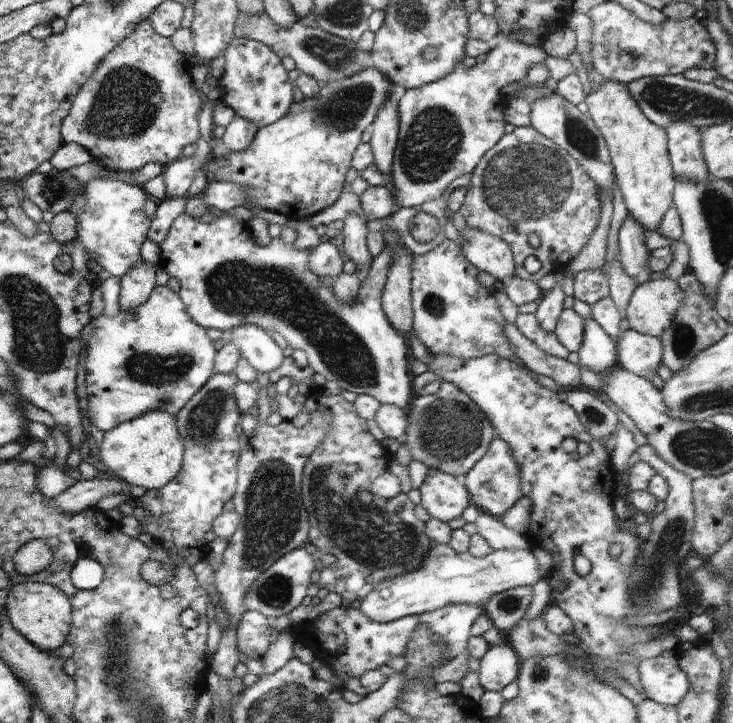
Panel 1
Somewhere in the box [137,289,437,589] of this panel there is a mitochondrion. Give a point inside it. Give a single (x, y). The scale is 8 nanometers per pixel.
(380, 539)

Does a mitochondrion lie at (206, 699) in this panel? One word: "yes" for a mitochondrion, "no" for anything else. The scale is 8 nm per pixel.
no

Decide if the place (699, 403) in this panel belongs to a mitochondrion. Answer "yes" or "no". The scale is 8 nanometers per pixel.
yes

